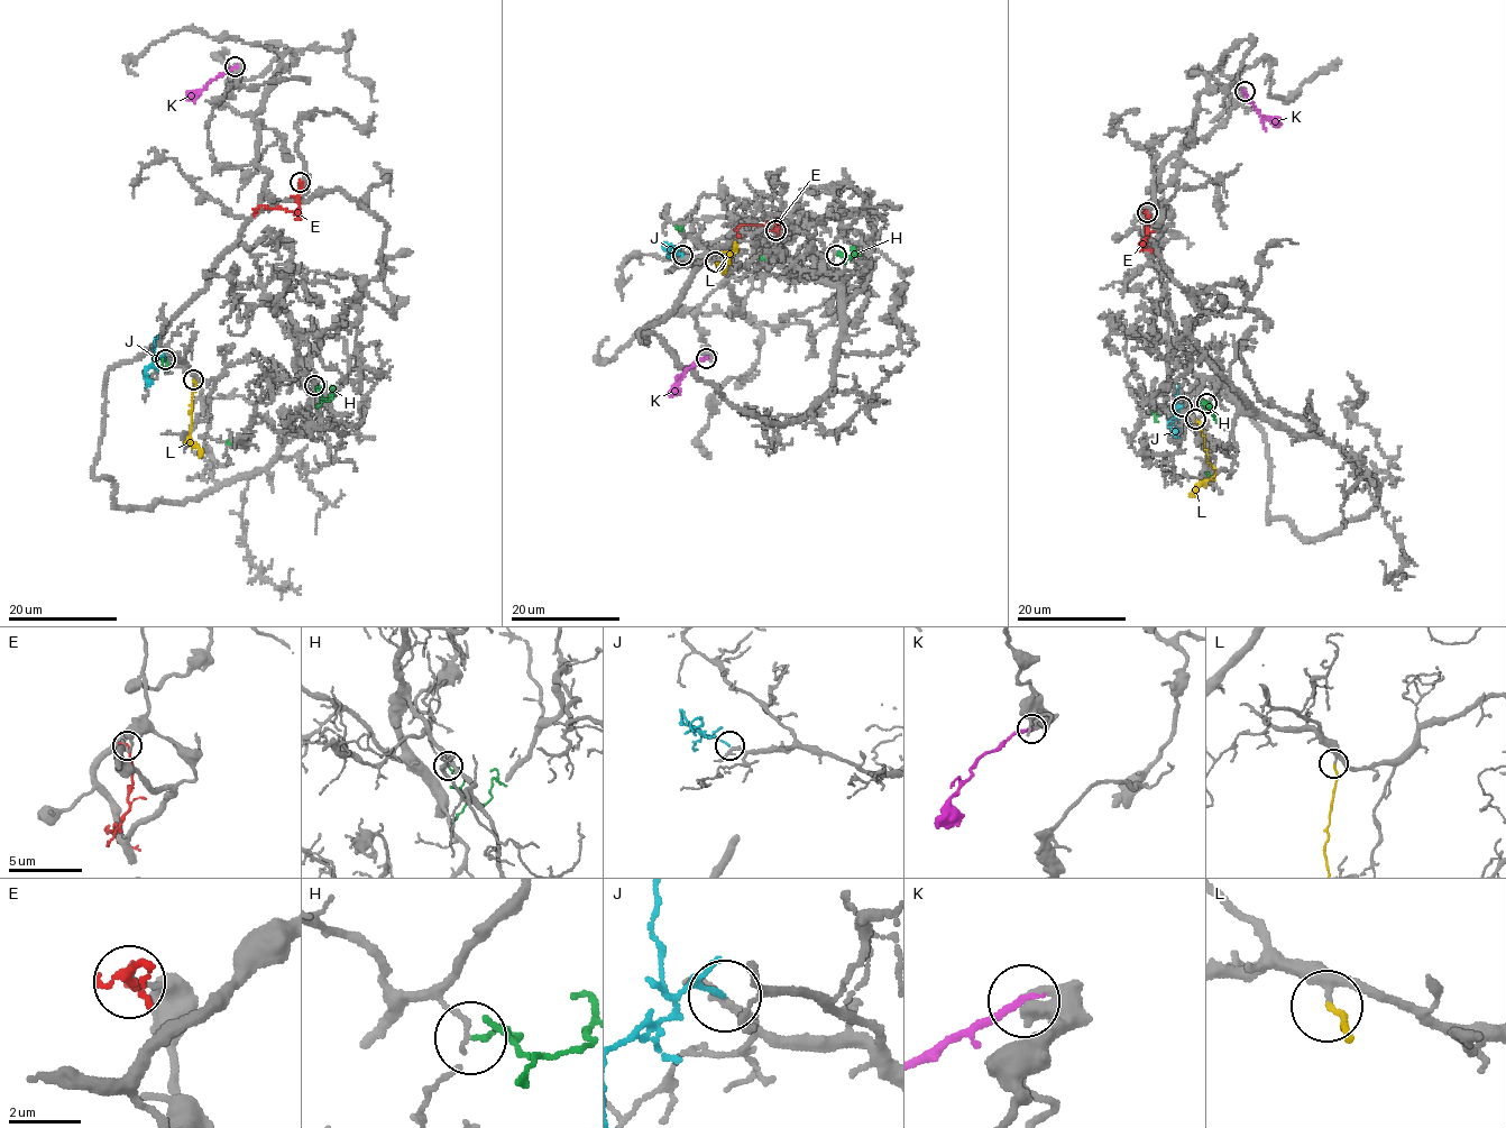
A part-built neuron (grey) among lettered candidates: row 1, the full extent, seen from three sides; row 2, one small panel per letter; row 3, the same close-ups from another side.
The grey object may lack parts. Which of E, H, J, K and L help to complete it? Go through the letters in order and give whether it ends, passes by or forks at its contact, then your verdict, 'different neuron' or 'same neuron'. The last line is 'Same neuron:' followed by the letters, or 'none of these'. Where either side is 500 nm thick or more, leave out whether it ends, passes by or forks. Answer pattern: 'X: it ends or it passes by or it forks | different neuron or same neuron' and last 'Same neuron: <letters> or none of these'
E: it ends | different neuron
H: it ends | different neuron
J: it ends | same neuron
K: it ends | same neuron
L: it ends | different neuron
Same neuron: J, K

